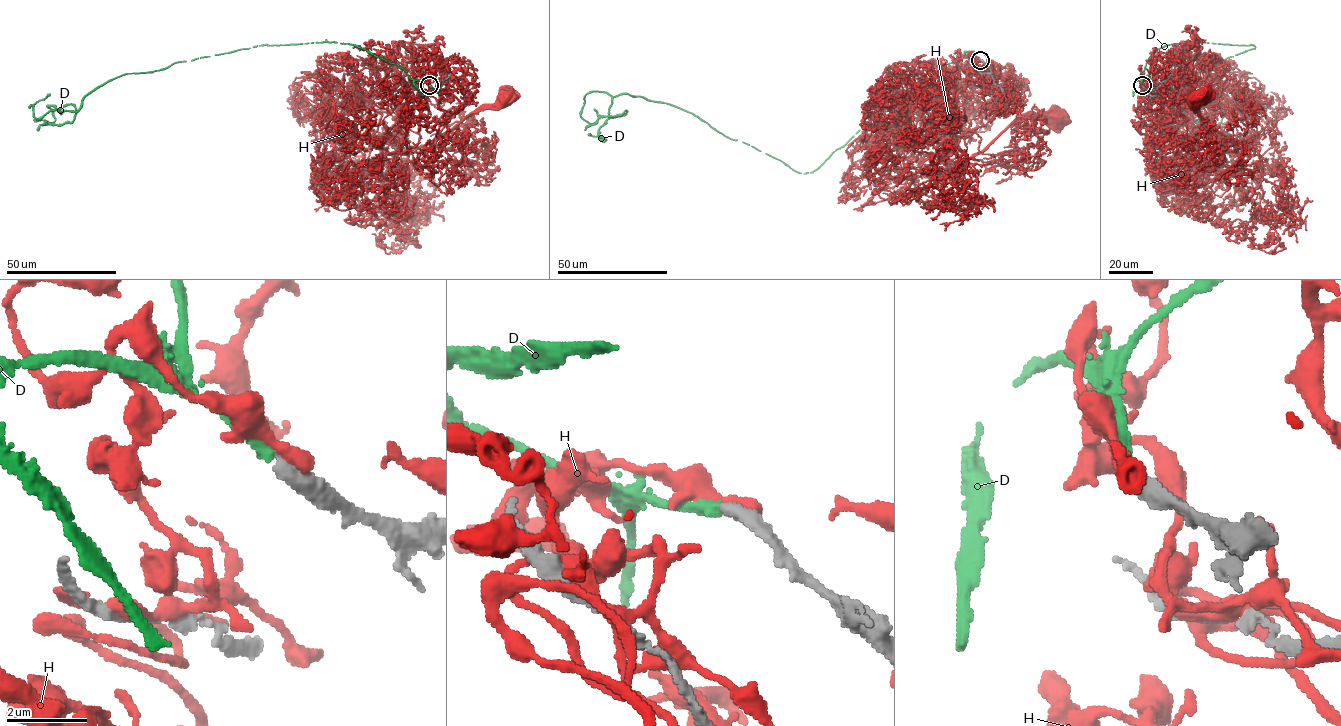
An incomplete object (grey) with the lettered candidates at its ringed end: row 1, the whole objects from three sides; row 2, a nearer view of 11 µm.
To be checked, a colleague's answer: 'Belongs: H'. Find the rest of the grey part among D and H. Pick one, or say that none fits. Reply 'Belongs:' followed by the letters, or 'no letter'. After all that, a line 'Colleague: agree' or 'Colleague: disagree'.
Belongs: D
Colleague: disagree

